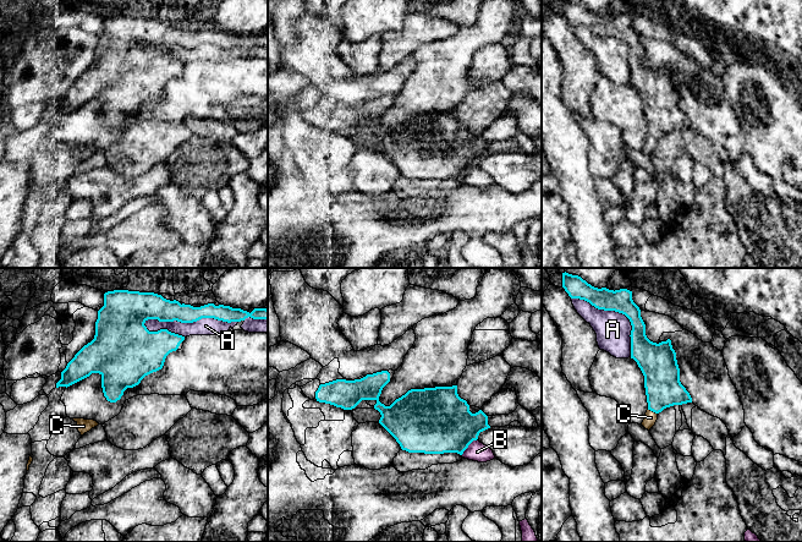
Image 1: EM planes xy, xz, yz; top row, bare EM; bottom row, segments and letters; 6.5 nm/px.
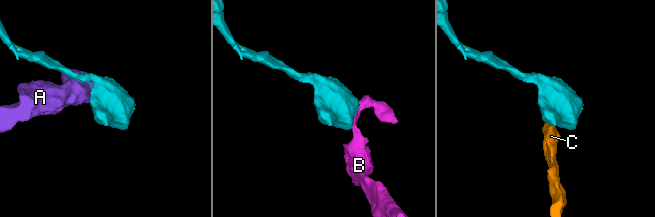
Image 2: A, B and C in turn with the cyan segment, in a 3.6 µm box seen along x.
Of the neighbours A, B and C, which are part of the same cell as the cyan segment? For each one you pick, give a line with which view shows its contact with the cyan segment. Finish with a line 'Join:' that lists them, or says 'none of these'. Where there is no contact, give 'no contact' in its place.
C: contact in yz
Join: C

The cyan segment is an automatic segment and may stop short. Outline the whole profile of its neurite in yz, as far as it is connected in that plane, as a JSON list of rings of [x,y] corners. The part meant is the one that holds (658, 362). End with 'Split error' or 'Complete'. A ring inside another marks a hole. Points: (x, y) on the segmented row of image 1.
[[[566,272],[562,273],[562,288],[571,299],[584,300],[598,310],[615,311],[630,319],[631,358],[644,376],[648,410],[642,426],[646,429],[649,431],[655,425],[658,414],[664,409],[692,403],[690,393],[680,382],[680,368],[671,340],[657,344],[647,338],[646,324],[639,307],[632,300],[632,291],[598,289]]]. Split error

